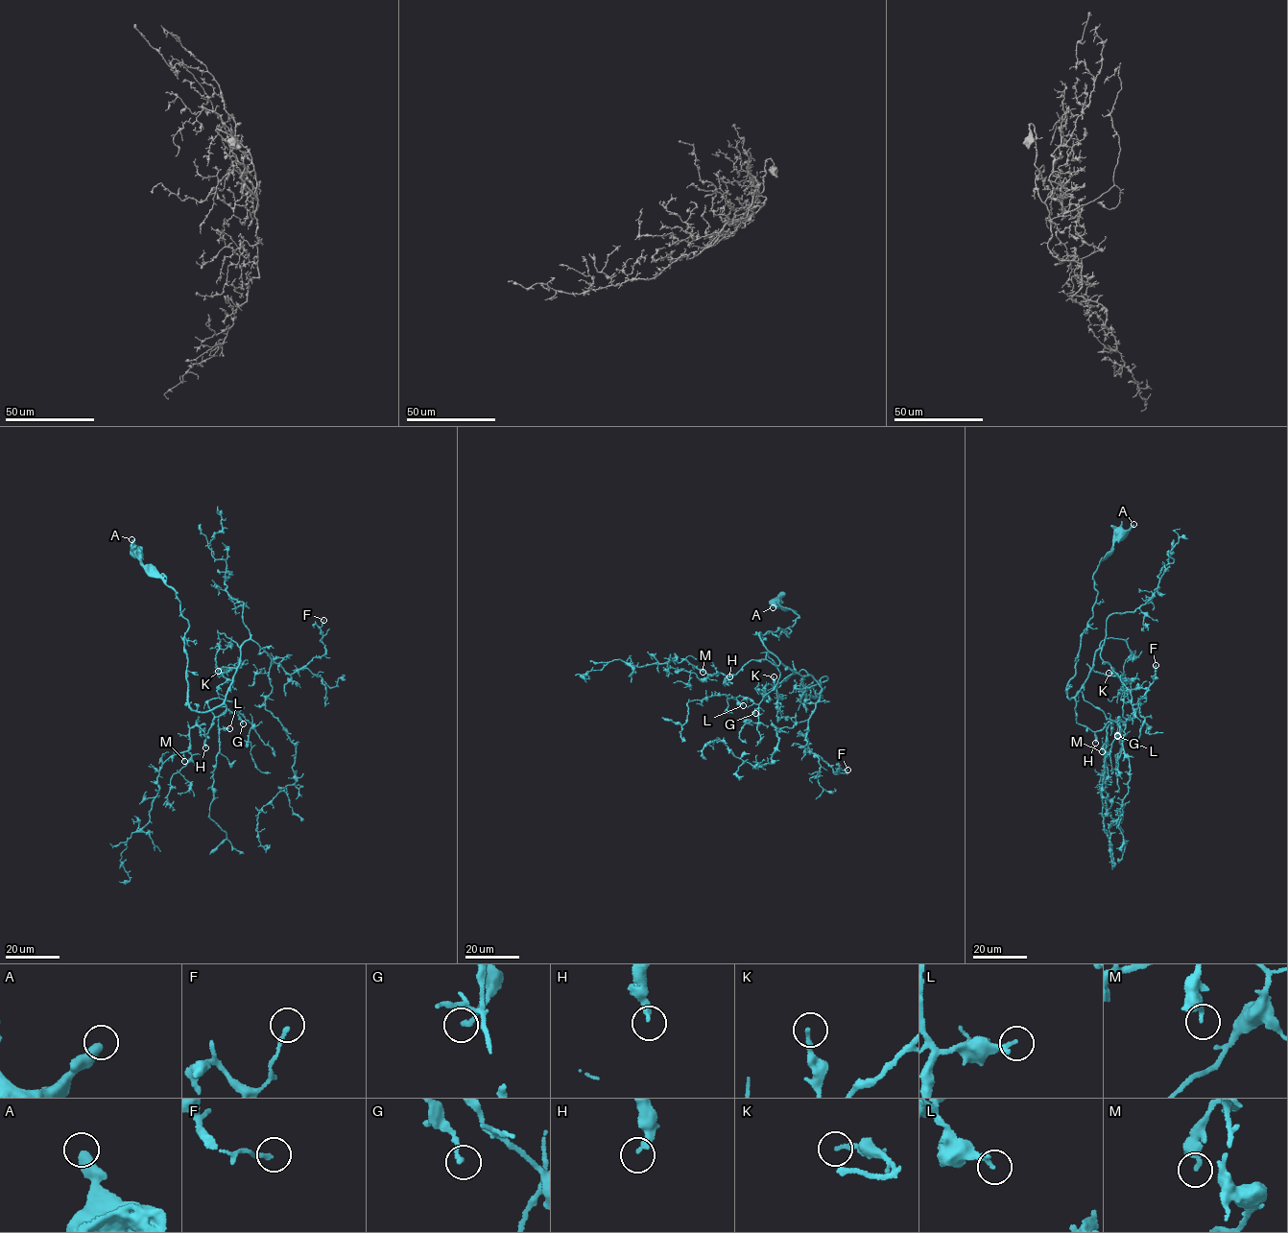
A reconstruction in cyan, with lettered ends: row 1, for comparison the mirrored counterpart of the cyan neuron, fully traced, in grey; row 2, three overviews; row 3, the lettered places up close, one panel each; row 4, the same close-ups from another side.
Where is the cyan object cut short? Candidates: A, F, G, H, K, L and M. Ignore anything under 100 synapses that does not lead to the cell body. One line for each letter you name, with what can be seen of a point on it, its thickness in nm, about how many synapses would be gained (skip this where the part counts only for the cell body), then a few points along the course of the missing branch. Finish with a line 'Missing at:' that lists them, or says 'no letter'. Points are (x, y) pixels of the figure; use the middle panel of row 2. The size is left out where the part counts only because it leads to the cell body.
Missing at: no letter

